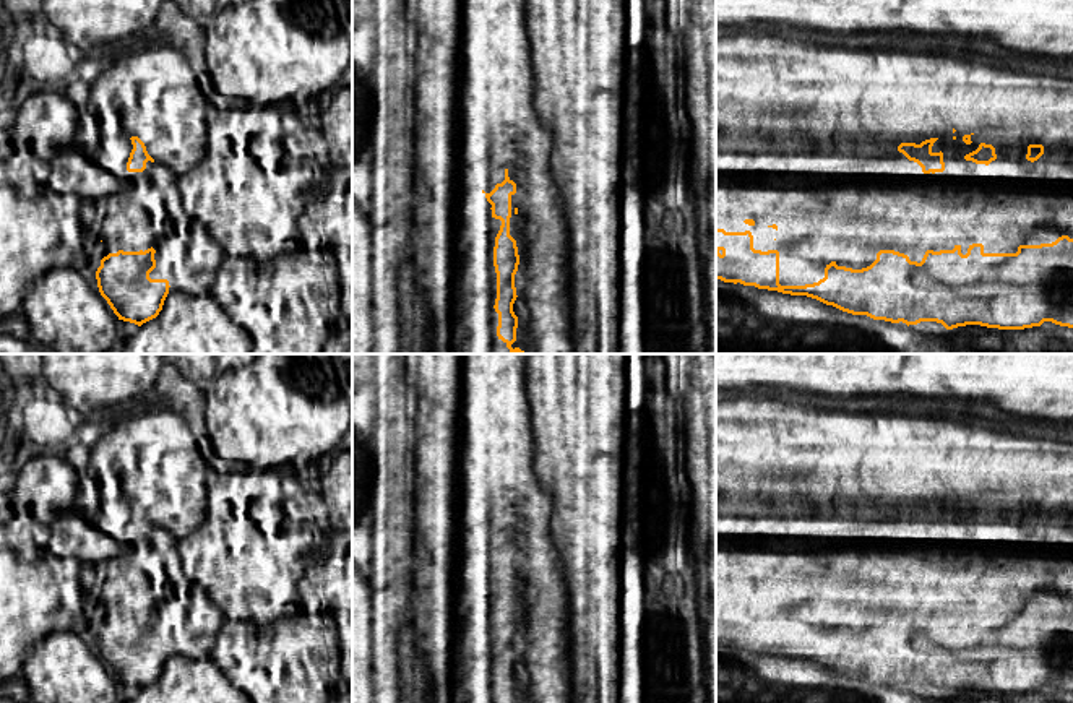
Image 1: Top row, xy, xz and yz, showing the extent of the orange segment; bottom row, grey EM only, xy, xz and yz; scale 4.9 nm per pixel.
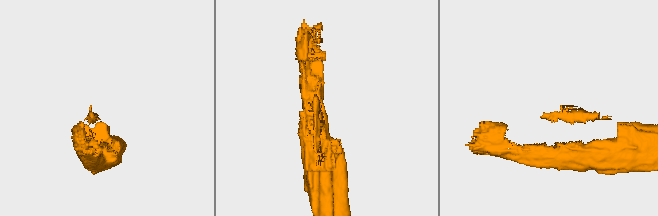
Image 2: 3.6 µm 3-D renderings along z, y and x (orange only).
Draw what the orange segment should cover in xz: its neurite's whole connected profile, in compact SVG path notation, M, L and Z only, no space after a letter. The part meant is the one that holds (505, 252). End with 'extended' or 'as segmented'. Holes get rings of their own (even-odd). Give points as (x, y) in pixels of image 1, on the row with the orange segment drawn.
M505 169L505 180L497 183L490 193L485 193L485 198L492 205L492 218L502 221L493 247L493 266L497 273L497 299L493 308L498 313L497 336L506 344L510 354L524 354L519 347L511 347L516 341L518 328L513 304L518 297L515 274L519 265L516 240L510 235L511 196L515 193L516 183L508 177L508 169Z | as segmented

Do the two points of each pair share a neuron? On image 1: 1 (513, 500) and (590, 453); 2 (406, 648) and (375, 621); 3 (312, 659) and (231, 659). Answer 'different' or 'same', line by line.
1: different
2: different
3: same

